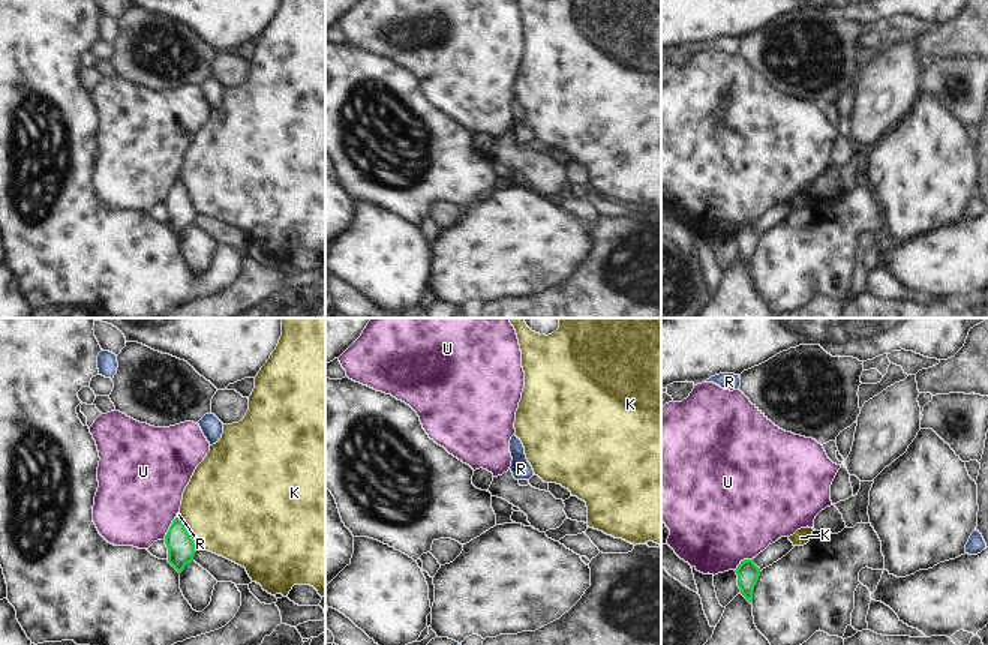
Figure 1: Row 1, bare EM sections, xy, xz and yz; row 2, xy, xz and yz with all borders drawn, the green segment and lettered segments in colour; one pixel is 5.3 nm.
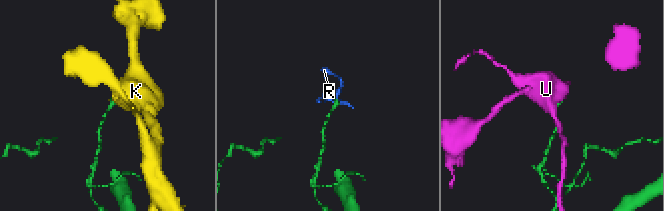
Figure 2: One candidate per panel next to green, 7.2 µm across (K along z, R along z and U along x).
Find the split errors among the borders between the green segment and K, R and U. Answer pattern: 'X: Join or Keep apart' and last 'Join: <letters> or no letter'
K: Keep apart
R: Join
U: Keep apart
Join: R

